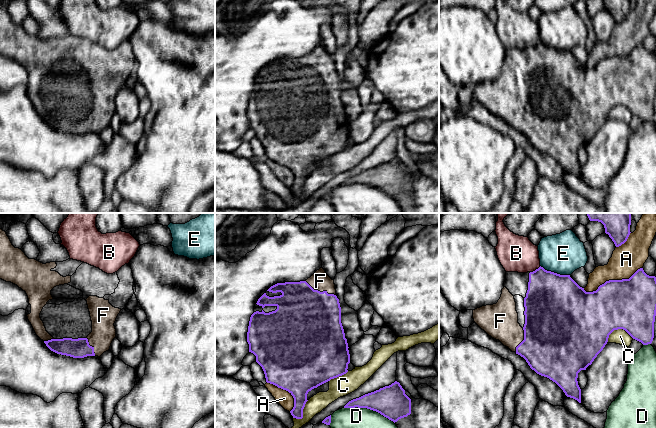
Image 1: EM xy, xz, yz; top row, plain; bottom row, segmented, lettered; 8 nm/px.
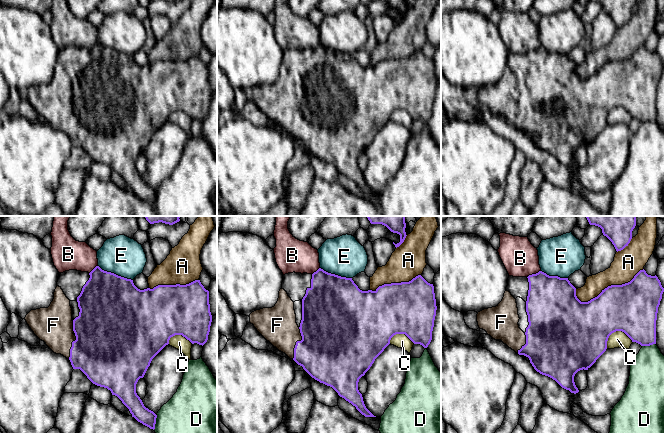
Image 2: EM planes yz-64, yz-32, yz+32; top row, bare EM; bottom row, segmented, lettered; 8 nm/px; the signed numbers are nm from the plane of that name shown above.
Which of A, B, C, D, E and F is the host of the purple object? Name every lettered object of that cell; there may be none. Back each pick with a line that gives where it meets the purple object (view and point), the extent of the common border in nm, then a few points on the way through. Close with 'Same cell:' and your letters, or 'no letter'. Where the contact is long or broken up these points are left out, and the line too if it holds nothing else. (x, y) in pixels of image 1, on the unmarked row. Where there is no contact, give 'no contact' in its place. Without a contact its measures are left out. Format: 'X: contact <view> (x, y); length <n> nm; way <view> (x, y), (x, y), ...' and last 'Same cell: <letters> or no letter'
F: contact xz (319, 67); length 280 nm
Same cell: F

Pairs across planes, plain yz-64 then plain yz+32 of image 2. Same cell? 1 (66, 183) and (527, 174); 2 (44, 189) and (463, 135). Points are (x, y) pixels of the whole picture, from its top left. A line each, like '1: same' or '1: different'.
1: same
2: same

